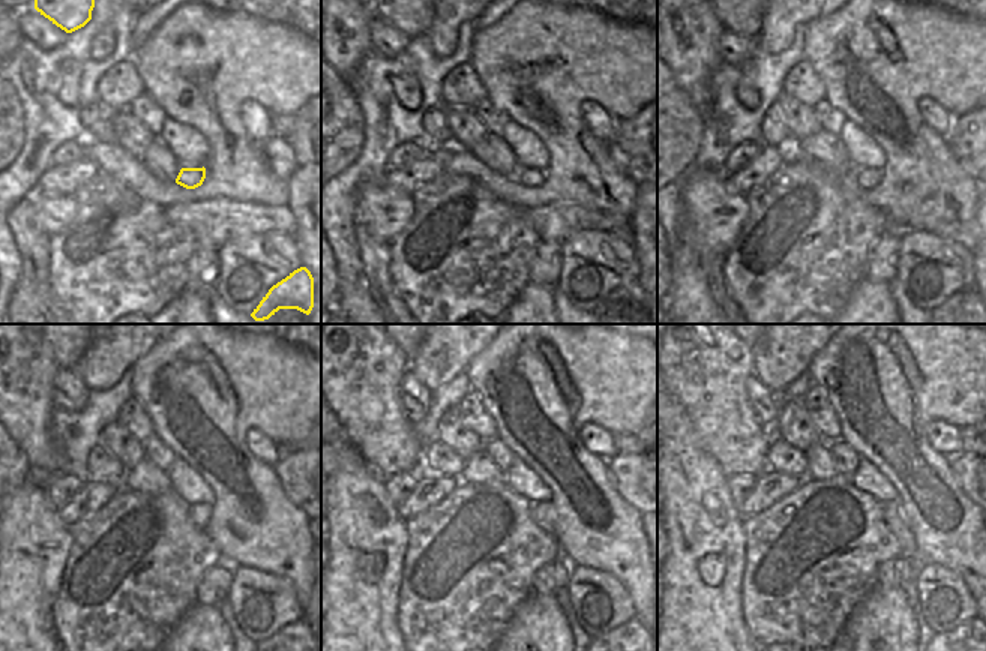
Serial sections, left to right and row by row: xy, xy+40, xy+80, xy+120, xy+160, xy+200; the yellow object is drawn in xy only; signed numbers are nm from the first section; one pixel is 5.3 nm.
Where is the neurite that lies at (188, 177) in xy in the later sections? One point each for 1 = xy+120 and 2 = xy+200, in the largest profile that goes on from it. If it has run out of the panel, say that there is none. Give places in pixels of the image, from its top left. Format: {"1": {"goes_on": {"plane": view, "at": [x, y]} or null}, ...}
{"1": {"goes_on": {"plane": "xy+120", "at": [198, 513]}}, "2": {"goes_on": {"plane": "xy+200", "at": [892, 510]}}}

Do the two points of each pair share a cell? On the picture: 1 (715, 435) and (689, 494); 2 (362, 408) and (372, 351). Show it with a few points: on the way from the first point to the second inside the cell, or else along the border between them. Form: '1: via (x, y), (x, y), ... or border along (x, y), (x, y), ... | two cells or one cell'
1: border along (691, 422), (700, 444), (727, 477) | two cells
2: via (362, 395), (366, 365) | one cell

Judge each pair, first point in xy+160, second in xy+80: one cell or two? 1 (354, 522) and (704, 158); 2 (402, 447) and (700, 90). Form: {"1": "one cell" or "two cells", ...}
{"1": "two cells", "2": "one cell"}

